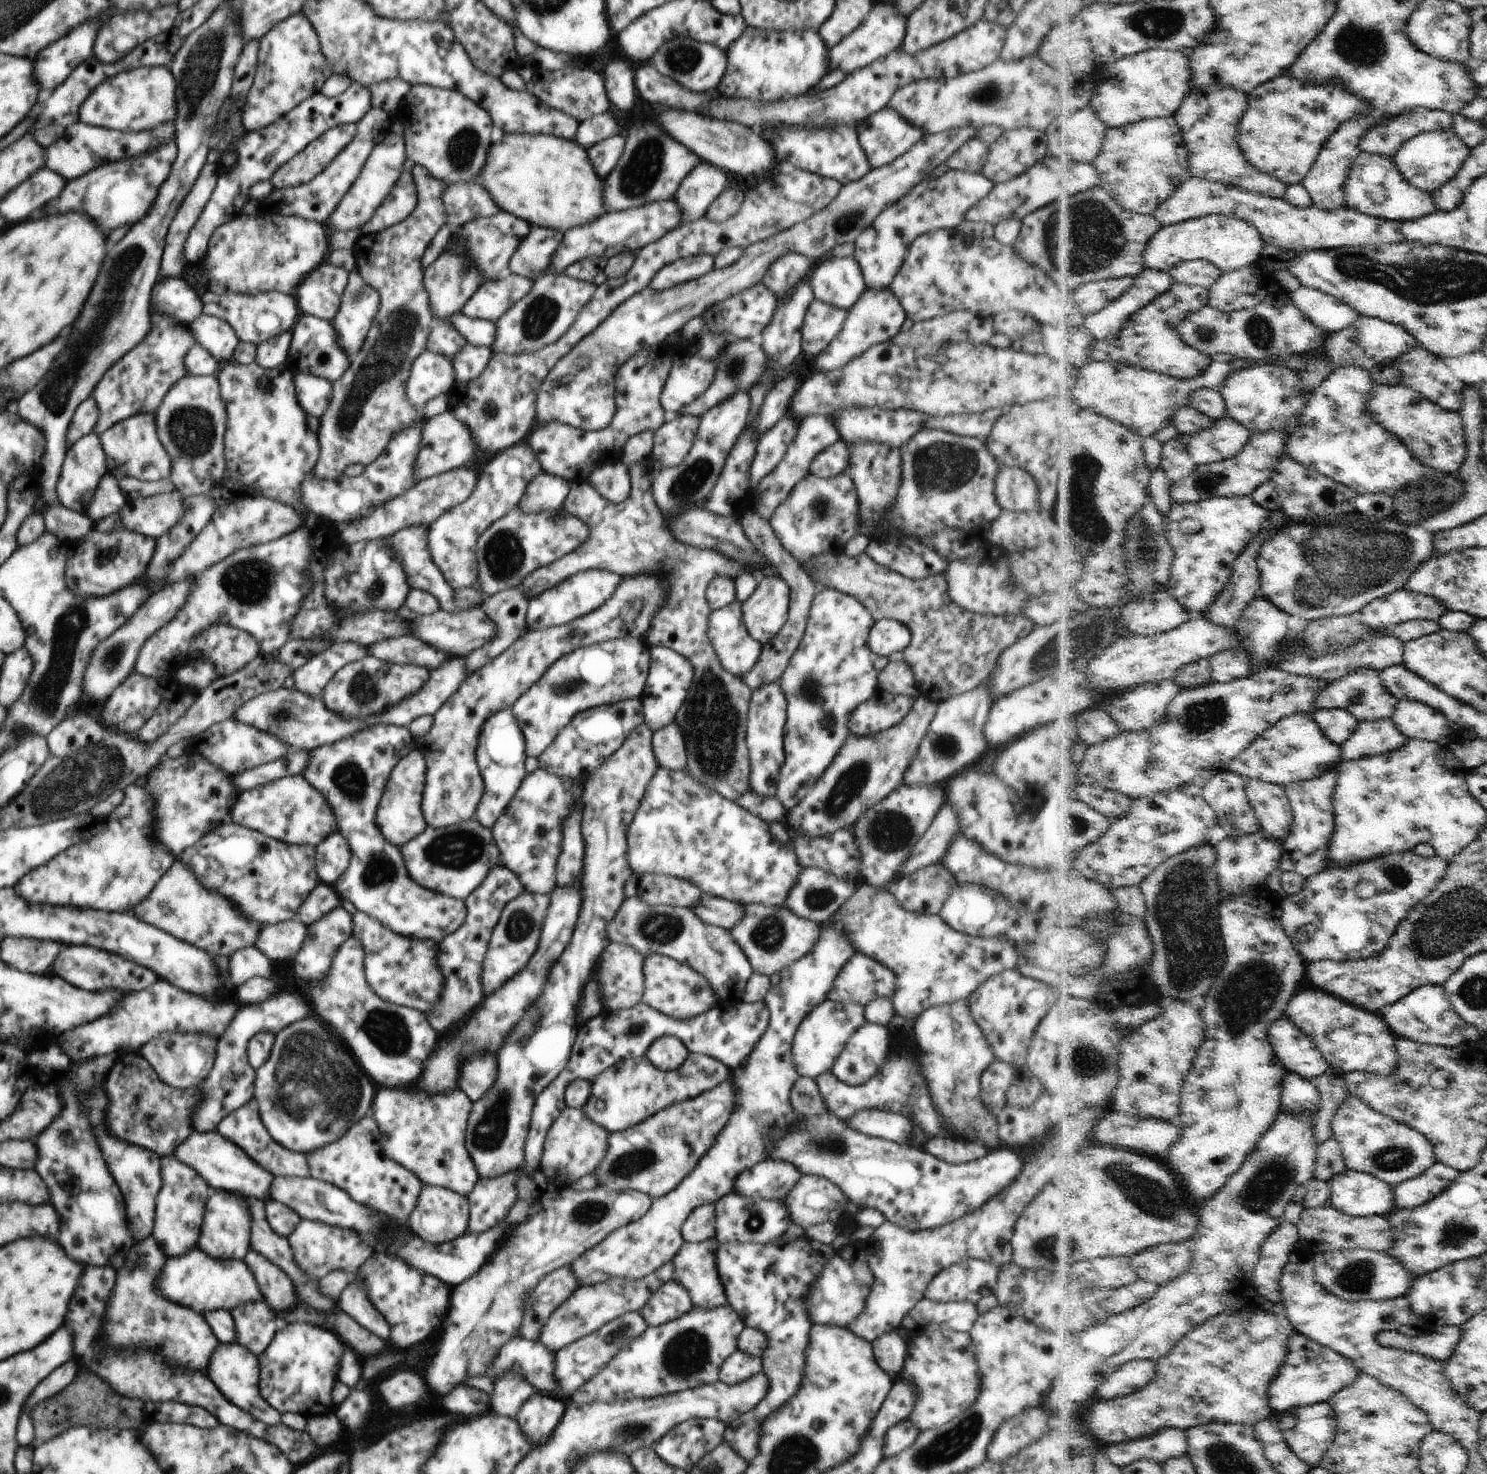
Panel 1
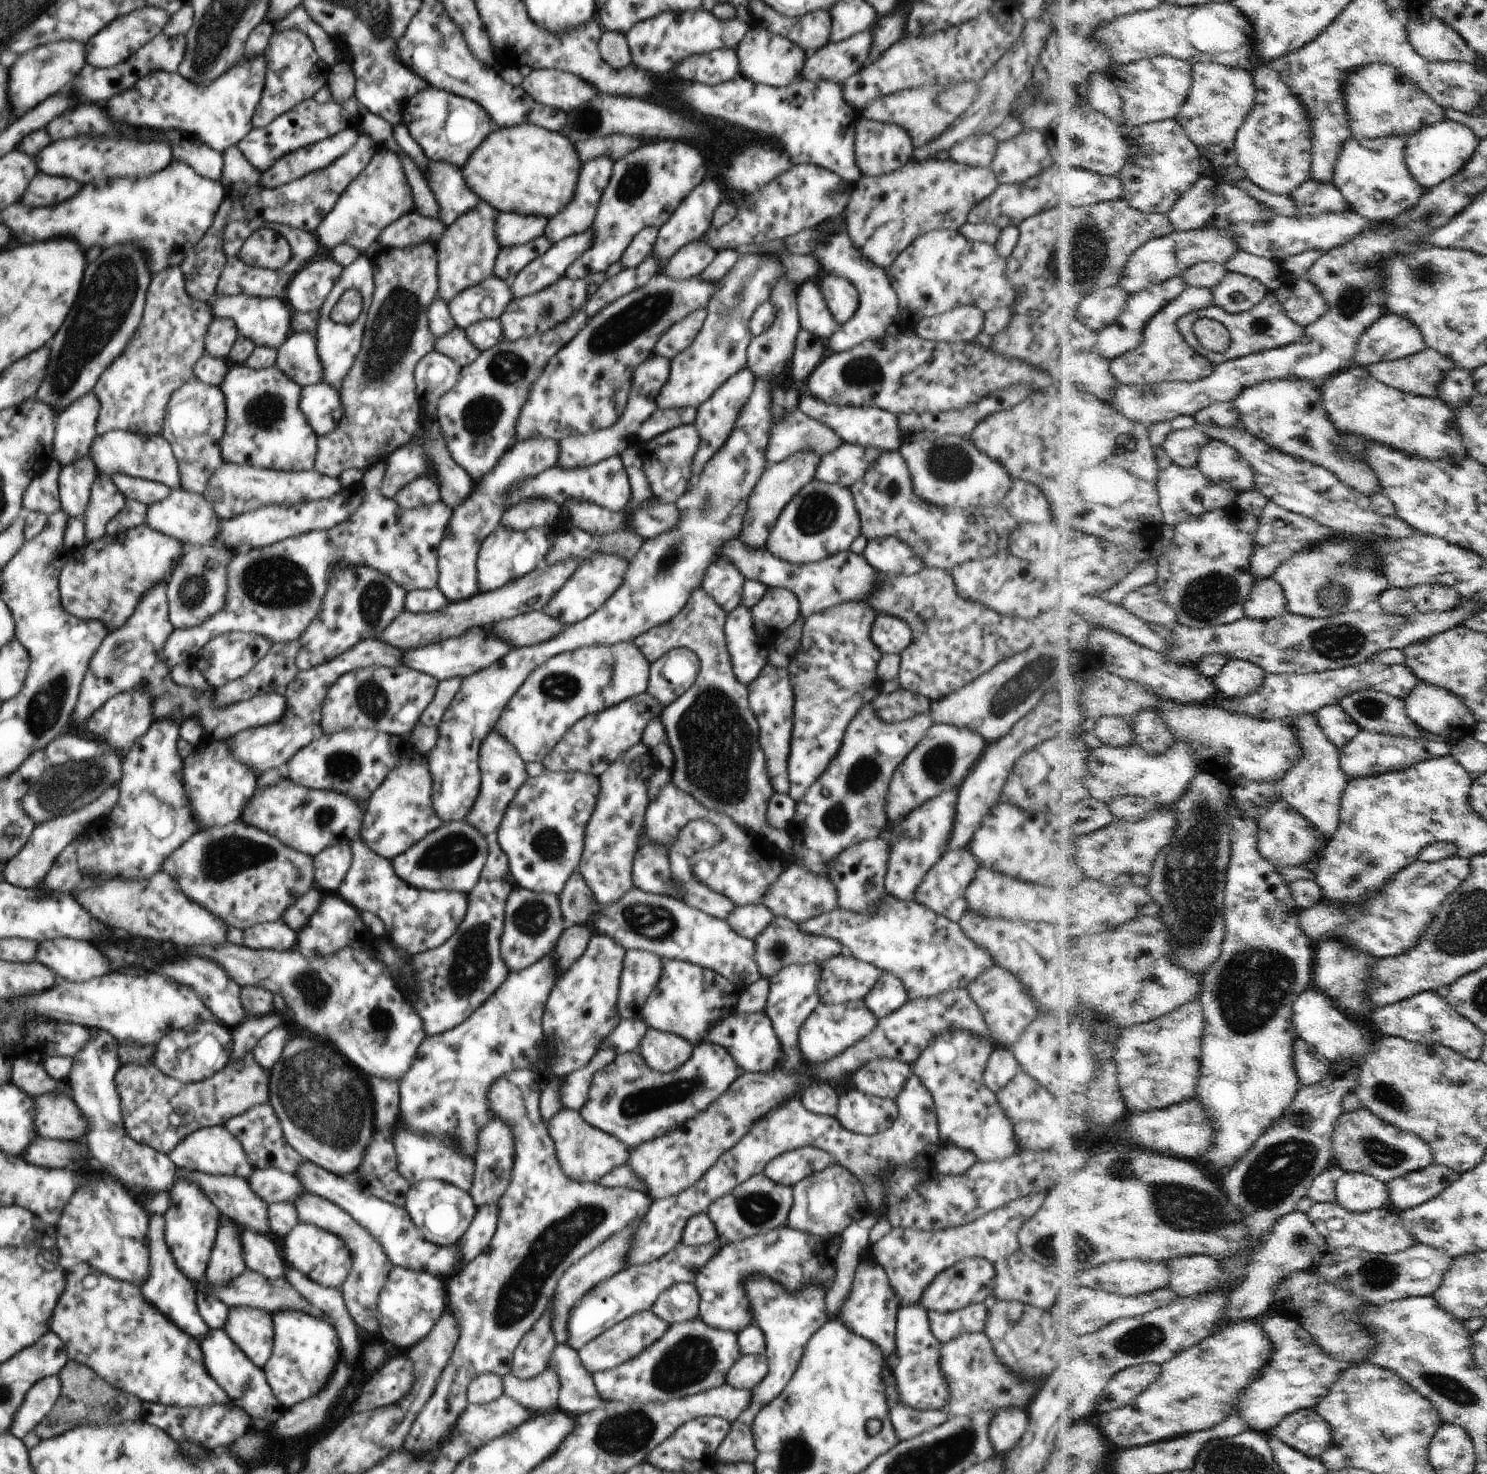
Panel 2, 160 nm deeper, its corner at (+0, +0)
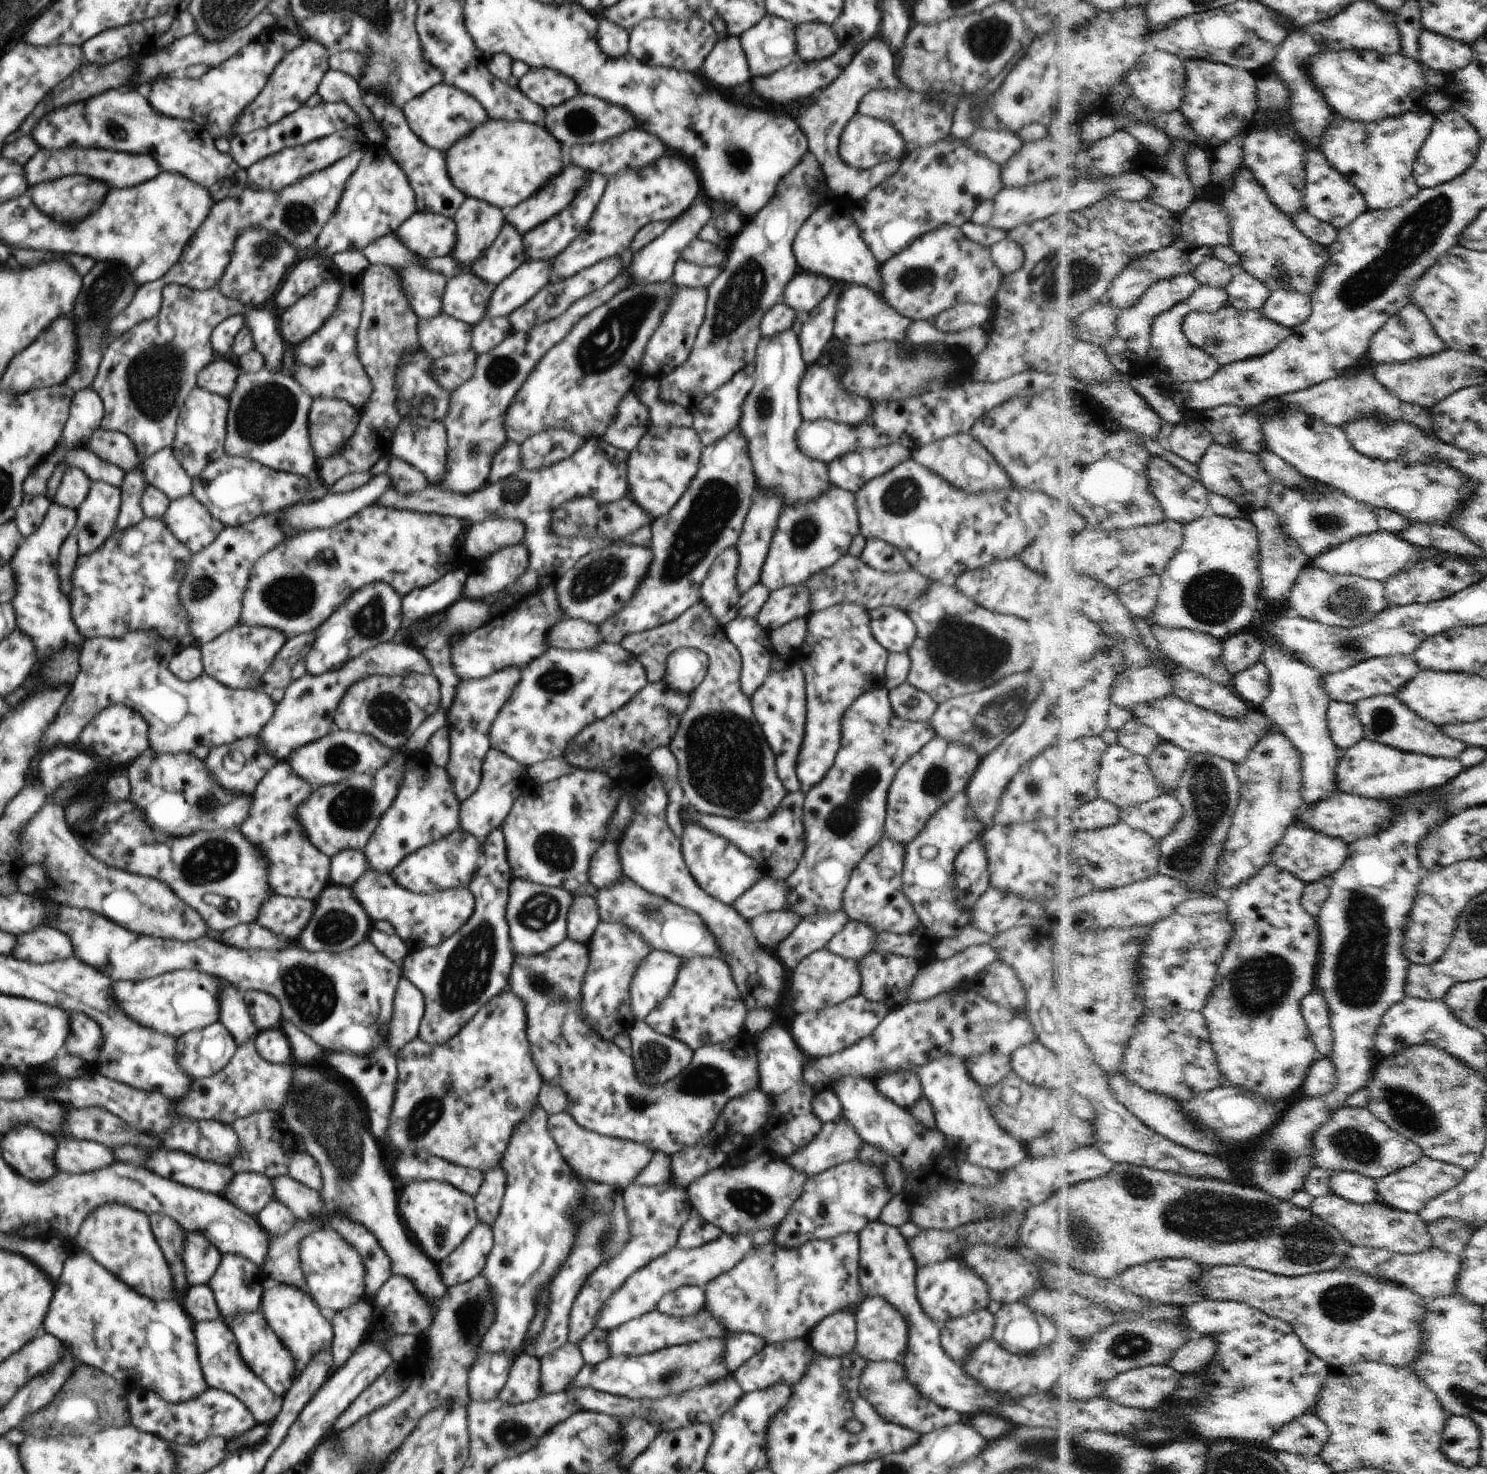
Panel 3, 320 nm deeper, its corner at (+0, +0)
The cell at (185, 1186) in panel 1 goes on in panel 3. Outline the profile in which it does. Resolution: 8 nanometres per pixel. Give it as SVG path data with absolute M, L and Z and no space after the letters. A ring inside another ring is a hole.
M186 1230L186 1244L184 1246L184 1268L186 1280L190 1287L195 1285L209 1284L210 1278L220 1266L222 1253L214 1246L204 1234Z

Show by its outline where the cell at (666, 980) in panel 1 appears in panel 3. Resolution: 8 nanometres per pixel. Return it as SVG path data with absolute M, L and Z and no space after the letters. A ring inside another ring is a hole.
M702 956L684 961L670 995L644 1020L652 1030L686 1044L693 1052L705 1045L726 1042L745 1026L747 1007L743 1002L731 971L722 957Z

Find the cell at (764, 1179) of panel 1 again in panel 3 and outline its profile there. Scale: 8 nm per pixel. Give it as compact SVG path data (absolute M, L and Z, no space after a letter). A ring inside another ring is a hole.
M841 1115L837 1121L824 1123L813 1142L784 1161L810 1178L855 1160L864 1144L857 1131Z

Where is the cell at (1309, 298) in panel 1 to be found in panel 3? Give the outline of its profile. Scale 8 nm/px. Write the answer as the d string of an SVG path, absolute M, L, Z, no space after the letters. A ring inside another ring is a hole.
M1282 289L1273 292L1264 310L1276 322L1295 329L1313 316L1313 298L1300 291Z

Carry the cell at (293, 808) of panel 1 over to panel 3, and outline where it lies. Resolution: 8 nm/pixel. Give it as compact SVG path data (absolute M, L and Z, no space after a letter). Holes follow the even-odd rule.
M403 749L399 750L398 754L392 756L392 762L374 774L355 774L340 780L338 784L314 789L310 798L304 800L296 810L296 818L302 824L310 844L328 857L344 850L363 851L372 832L376 831L382 814L390 808L400 790L404 772L409 768L406 754Z

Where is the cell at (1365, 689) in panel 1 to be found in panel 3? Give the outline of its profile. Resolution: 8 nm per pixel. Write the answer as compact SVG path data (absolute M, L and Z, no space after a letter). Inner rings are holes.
M1397 695L1368 697L1357 703L1357 709L1366 727L1366 739L1372 742L1396 747L1406 752L1415 752L1431 757L1446 757L1449 759L1460 759L1462 753L1465 753L1469 749L1469 746L1465 742L1447 735L1442 726L1422 718L1422 715L1415 713Z

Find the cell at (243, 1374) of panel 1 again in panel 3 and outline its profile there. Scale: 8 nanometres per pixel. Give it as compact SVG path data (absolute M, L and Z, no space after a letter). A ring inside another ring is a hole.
M221 1318L216 1320L194 1322L194 1337L196 1338L196 1350L198 1350L198 1361L204 1374L204 1380L208 1386L230 1392L234 1394L238 1400L242 1400L246 1404L246 1408L252 1412L252 1416L256 1418L257 1424L268 1424L276 1418L276 1414L280 1413L282 1406L282 1396L274 1394L266 1382L262 1382L248 1367L248 1364L242 1359L238 1351L238 1344L234 1334L230 1332L230 1328Z

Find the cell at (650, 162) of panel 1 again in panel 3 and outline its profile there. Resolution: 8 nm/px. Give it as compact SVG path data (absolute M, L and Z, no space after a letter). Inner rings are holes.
M663 156L653 165L637 171L626 171L608 179L604 194L598 201L585 229L552 260L554 278L565 279L579 270L605 258L620 256L631 246L638 231L647 224L672 221L690 208L700 197L700 180L684 158Z

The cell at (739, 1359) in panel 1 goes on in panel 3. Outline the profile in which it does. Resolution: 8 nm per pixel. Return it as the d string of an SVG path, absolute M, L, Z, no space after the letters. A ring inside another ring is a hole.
M808 1339L767 1343L761 1352L744 1362L738 1370L734 1370L731 1377L740 1384L740 1388L742 1388L744 1393L769 1388L774 1386L774 1384L778 1384L778 1382L784 1382L792 1386L792 1384L802 1380L808 1362L814 1358L814 1352Z

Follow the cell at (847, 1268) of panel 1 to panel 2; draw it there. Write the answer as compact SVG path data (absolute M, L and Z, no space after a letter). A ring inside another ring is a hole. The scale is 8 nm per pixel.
M860 1260L856 1267L851 1293L842 1305L837 1318L859 1337L874 1340L886 1358L894 1355L896 1350L895 1324L899 1305L899 1298L889 1283L884 1269L880 1265L876 1266L874 1262Z

